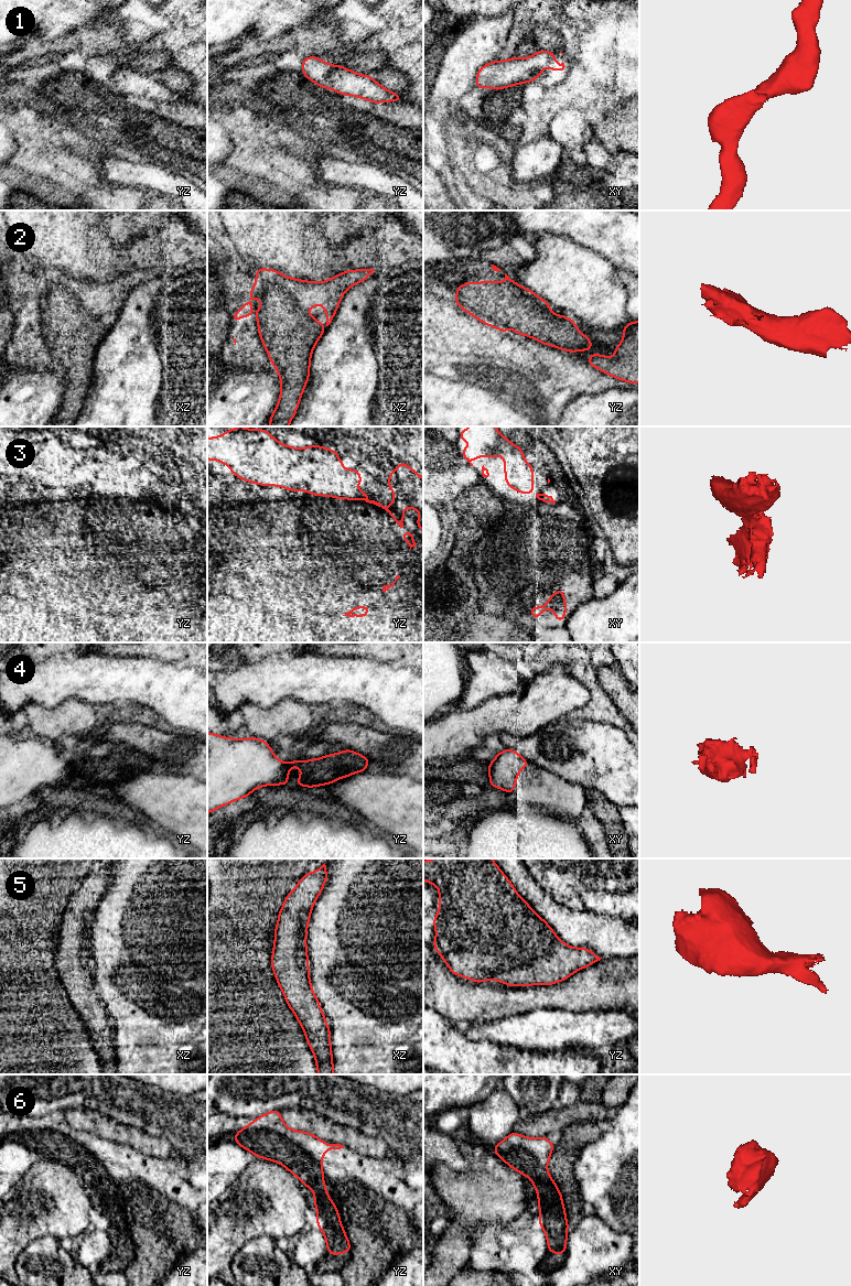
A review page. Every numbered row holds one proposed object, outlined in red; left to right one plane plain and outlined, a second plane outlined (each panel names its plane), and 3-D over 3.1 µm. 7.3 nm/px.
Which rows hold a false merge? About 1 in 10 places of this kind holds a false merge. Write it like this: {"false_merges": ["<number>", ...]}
{"false_merges": ["3", "4"]}

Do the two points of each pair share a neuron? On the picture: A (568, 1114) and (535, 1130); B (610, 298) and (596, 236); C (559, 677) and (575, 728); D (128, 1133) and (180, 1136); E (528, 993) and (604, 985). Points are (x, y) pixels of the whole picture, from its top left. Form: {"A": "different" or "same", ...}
{"A": "same", "B": "different", "C": "different", "D": "different", "E": "same"}

